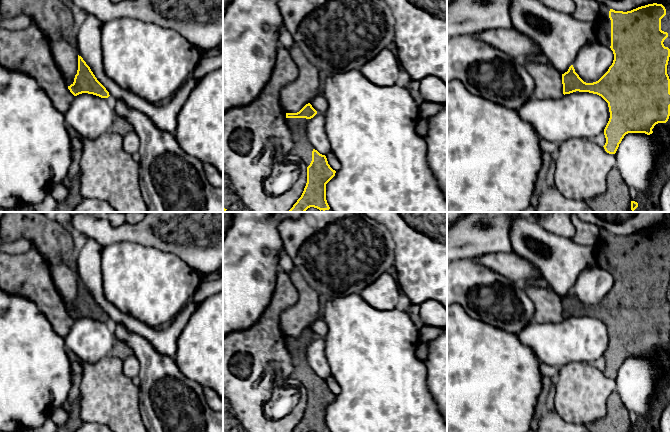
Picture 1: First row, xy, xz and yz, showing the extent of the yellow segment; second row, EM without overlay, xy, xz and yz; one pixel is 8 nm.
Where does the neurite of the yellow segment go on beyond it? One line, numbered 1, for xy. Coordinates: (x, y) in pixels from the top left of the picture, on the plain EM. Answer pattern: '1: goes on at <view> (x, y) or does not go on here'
1: does not go on here

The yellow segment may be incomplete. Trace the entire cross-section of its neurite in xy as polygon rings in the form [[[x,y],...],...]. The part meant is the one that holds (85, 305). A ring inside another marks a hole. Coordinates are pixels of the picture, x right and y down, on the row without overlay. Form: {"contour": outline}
{"contour": [[[78,279],[78,294],[74,306],[68,310],[70,316],[77,320],[82,317],[93,318],[101,322],[108,322],[109,316],[97,304],[90,291],[81,280]]]}

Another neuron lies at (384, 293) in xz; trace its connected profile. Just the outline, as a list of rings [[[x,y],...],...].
[[[384,273],[360,293],[361,298],[377,310],[396,309],[403,301],[397,280]]]

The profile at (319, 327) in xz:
[[[322,317],[311,323],[309,327],[317,335],[317,337],[324,338],[328,333],[328,326],[325,323],[325,321],[322,319]]]

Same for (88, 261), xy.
[[[87,238],[84,246],[75,256],[76,273],[79,280],[83,282],[97,304],[109,316],[111,324],[124,326],[129,331],[148,340],[159,353],[174,358],[178,337],[199,304],[190,300],[172,320],[169,327],[163,330],[151,328],[138,319],[121,312],[104,296],[101,270],[102,249],[103,247],[96,240]]]

